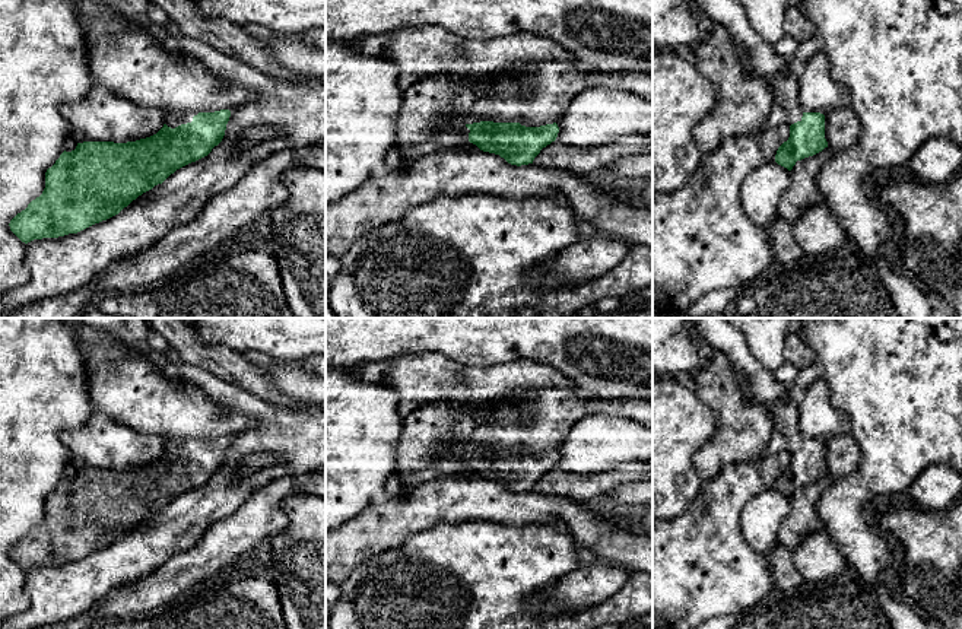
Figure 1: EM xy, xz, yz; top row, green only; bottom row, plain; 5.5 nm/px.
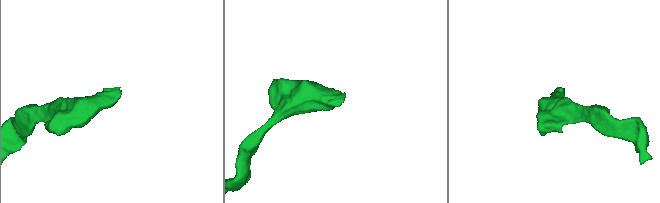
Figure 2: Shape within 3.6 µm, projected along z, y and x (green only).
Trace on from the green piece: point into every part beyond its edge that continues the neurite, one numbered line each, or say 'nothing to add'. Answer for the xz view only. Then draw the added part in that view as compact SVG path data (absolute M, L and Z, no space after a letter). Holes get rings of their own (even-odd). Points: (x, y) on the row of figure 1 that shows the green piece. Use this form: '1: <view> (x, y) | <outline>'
nothing to add

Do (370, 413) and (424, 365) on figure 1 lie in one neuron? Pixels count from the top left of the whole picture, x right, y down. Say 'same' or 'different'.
different

